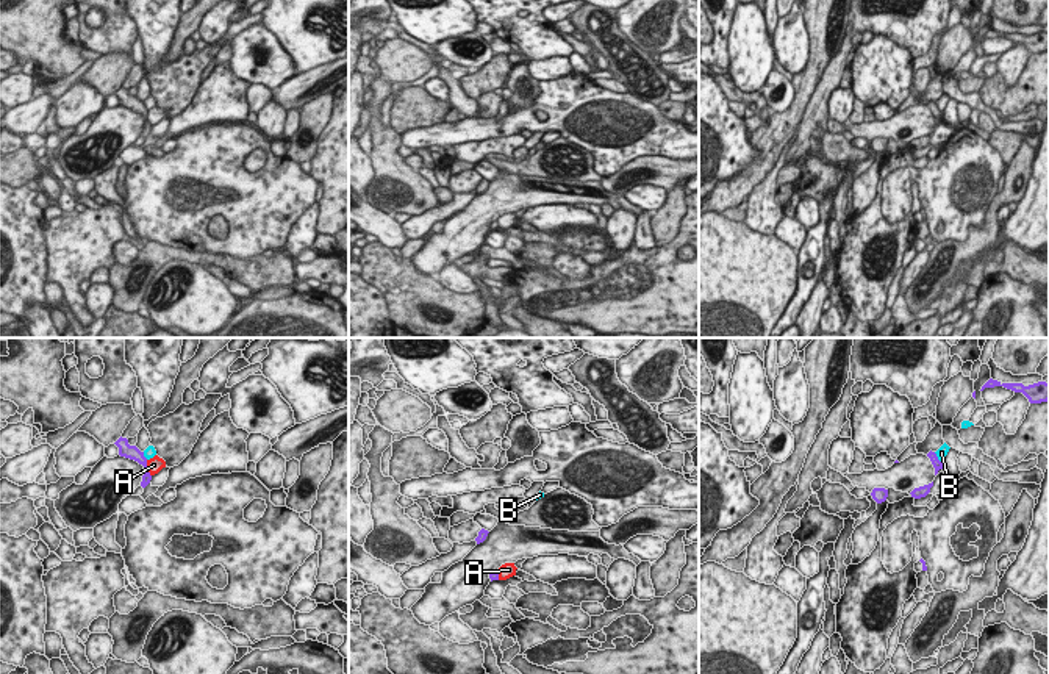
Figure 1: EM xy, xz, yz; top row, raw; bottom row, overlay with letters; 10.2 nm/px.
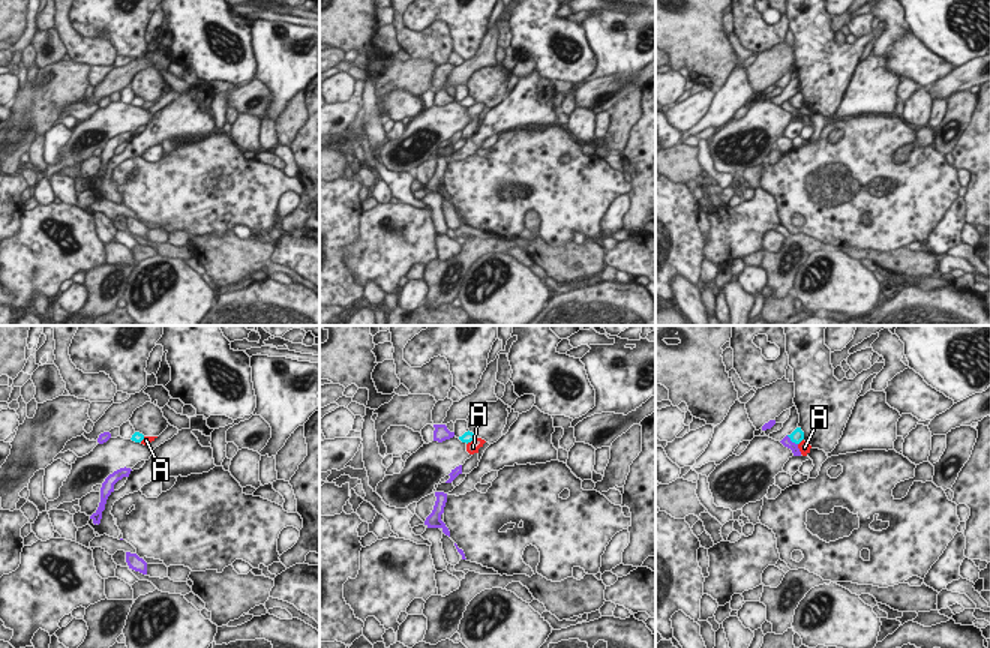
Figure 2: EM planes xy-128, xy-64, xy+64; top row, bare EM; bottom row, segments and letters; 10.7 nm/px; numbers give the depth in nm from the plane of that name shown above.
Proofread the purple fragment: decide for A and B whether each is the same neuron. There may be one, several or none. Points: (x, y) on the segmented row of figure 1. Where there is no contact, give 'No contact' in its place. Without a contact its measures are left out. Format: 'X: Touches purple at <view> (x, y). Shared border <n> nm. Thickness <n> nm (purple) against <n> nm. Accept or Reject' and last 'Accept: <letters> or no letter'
A: Touches purple at xy (146, 468). Shared border 180 nm. Thickness 140 nm (purple) against 160 nm. Reject
B: Touches purple at yz (937, 458). Shared border 150 nm. Thickness 90 nm (purple) against 120 nm. Reject
Accept: no letter

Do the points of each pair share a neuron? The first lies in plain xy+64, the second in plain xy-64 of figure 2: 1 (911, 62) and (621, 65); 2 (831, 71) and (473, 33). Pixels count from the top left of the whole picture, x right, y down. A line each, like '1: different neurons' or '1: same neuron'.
1: different neurons
2: same neuron

